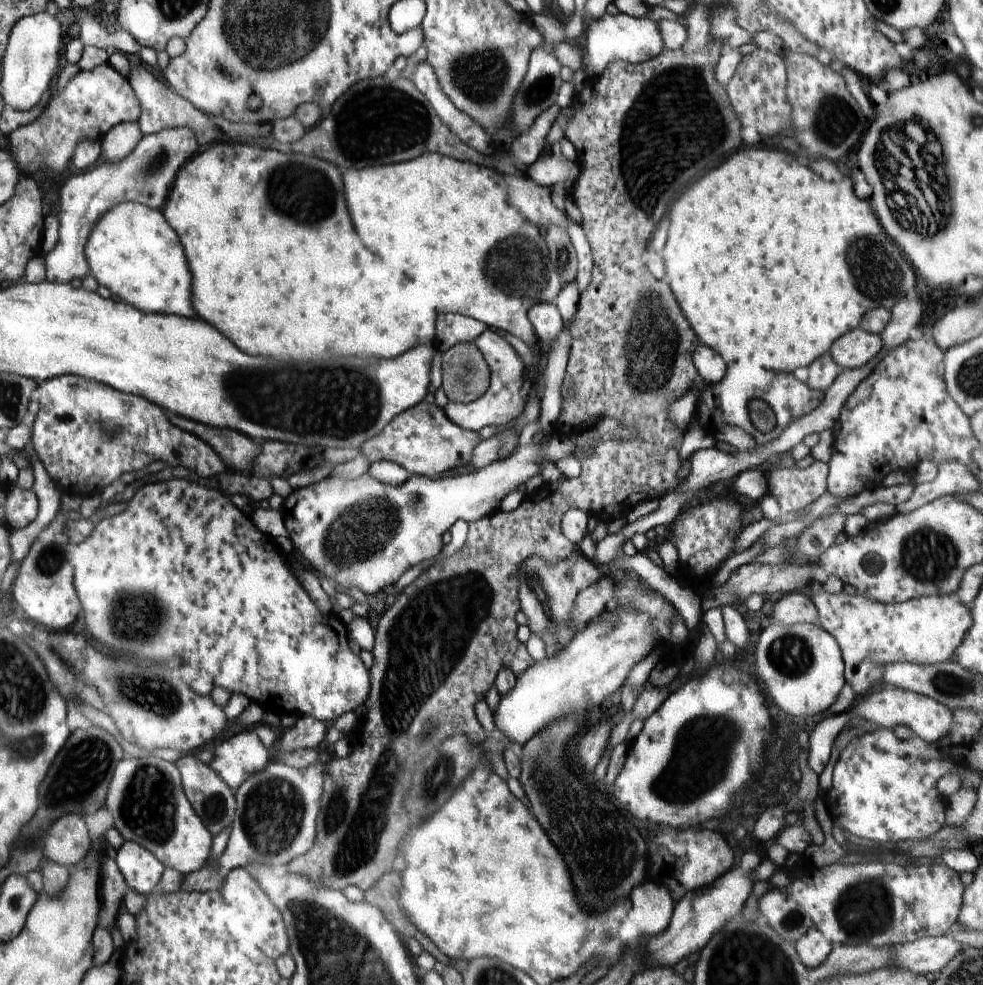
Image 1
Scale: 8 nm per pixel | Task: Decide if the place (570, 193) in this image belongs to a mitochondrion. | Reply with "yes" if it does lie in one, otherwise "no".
no

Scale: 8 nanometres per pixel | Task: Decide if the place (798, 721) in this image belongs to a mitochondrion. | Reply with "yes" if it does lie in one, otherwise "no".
no

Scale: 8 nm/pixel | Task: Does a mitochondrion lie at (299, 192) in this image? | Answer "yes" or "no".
yes

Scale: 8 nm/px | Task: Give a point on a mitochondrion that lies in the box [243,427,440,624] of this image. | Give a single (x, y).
(360, 532)

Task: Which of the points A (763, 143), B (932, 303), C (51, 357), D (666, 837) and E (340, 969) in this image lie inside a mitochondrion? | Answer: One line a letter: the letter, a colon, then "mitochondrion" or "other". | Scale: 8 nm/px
A: other
B: other
C: other
D: other
E: mitochondrion

